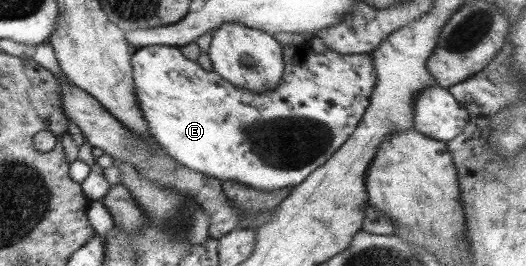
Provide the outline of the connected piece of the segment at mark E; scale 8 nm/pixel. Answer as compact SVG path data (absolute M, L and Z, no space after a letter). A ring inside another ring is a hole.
M151 45L132 50L130 58L130 66L132 71L132 88L133 95L138 105L141 117L145 120L148 132L151 138L155 140L162 152L175 160L179 165L190 169L192 172L201 172L205 176L209 176L219 180L233 180L237 184L245 184L248 188L263 190L270 192L283 188L293 188L308 173L311 173L316 167L323 165L337 151L340 145L351 133L355 131L356 125L360 123L360 118L368 106L368 101L375 85L376 73L372 67L371 53L343 55L331 50L324 50L323 53L315 53L309 47L294 46L282 47L283 73L274 90L261 93L253 93L236 88L232 83L219 77L212 69L204 70L196 61L189 61L179 48L173 48L165 45Z

